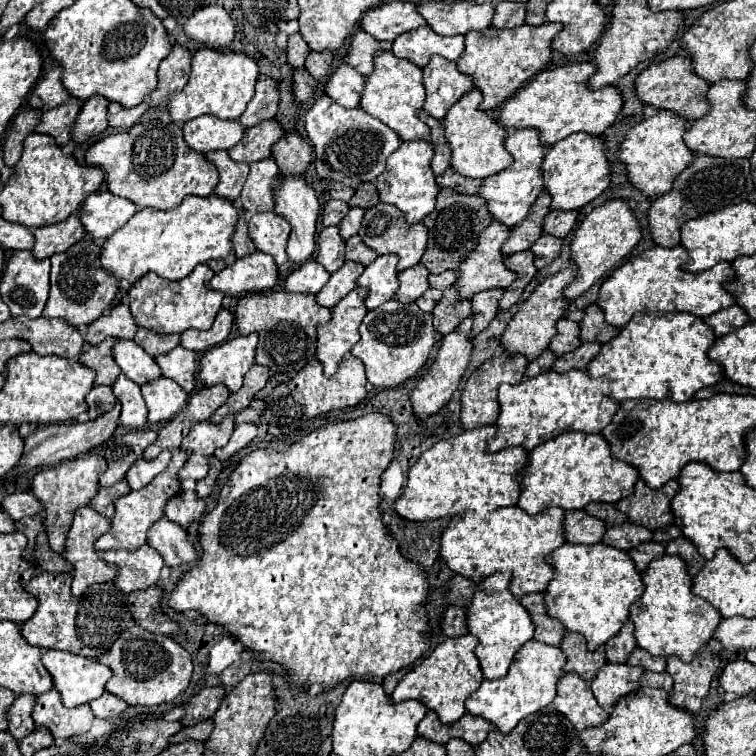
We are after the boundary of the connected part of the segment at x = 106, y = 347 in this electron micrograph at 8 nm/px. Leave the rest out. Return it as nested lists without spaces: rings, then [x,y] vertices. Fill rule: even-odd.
[[[107,338],[97,346],[89,346],[79,354],[79,362],[87,368],[95,370],[95,384],[113,384],[115,378],[119,376],[119,366],[115,364],[115,360],[111,358],[111,346],[113,346],[115,338]]]

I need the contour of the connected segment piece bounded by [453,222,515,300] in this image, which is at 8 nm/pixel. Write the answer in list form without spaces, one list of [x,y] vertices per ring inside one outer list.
[[[491,222],[481,232],[477,248],[457,268],[457,280],[455,280],[453,286],[457,288],[459,300],[469,300],[477,292],[483,292],[483,290],[489,290],[489,288],[507,288],[507,286],[511,286],[515,276],[511,274],[511,270],[507,270],[503,266],[505,258],[499,254],[499,246],[503,246],[503,242],[507,240],[507,234],[511,234],[511,228],[509,226],[499,226],[499,222]]]

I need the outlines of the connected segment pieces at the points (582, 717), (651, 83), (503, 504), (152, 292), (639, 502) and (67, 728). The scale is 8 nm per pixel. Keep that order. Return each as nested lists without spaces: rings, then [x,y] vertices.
[[[563,674],[559,678],[553,704],[571,724],[599,726],[607,720],[607,712],[597,706],[589,684],[577,674]]]
[[[673,56],[669,60],[651,64],[635,78],[635,94],[643,104],[649,104],[659,110],[669,110],[689,122],[699,120],[703,118],[703,114],[707,114],[707,102],[703,102],[703,94],[707,94],[705,90],[709,90],[707,82],[691,78],[691,72],[687,70],[687,58],[683,56]]]
[[[479,426],[459,436],[441,440],[425,450],[409,468],[403,494],[395,500],[395,512],[411,522],[455,516],[465,510],[497,510],[515,506],[519,500],[519,472],[527,462],[521,446],[489,454],[485,444],[495,436],[495,426]]]
[[[205,264],[197,266],[189,276],[177,282],[159,278],[157,274],[145,274],[129,290],[129,308],[135,318],[135,324],[147,330],[153,330],[157,334],[175,334],[175,332],[181,334],[183,330],[189,330],[189,328],[207,330],[215,320],[215,314],[219,312],[221,300],[223,300],[223,294],[219,294],[217,290],[209,290],[205,286],[205,282],[211,278],[213,278],[213,272]]]
[[[671,480],[665,486],[651,490],[645,486],[645,482],[635,482],[635,492],[615,504],[617,510],[627,514],[629,522],[641,524],[649,530],[665,528],[673,522],[673,514],[669,508],[671,498],[677,494],[679,482]]]
[[[55,690],[39,694],[33,706],[35,726],[47,728],[53,734],[53,738],[59,738],[59,740],[67,740],[73,734],[89,732],[93,720],[95,716],[91,714],[89,704],[63,708],[59,702],[59,694],[55,694]]]

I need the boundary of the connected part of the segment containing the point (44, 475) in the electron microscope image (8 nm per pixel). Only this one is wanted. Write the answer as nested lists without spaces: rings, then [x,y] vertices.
[[[81,454],[77,458],[71,460],[63,460],[51,468],[45,468],[41,472],[37,472],[33,476],[31,482],[31,492],[35,494],[35,498],[43,504],[45,508],[45,532],[49,538],[49,548],[57,554],[63,554],[63,542],[67,538],[67,526],[71,526],[71,514],[81,508],[87,506],[89,500],[95,496],[95,490],[99,488],[99,474],[103,474],[103,470],[107,468],[107,464],[103,462],[101,456],[97,454]]]

